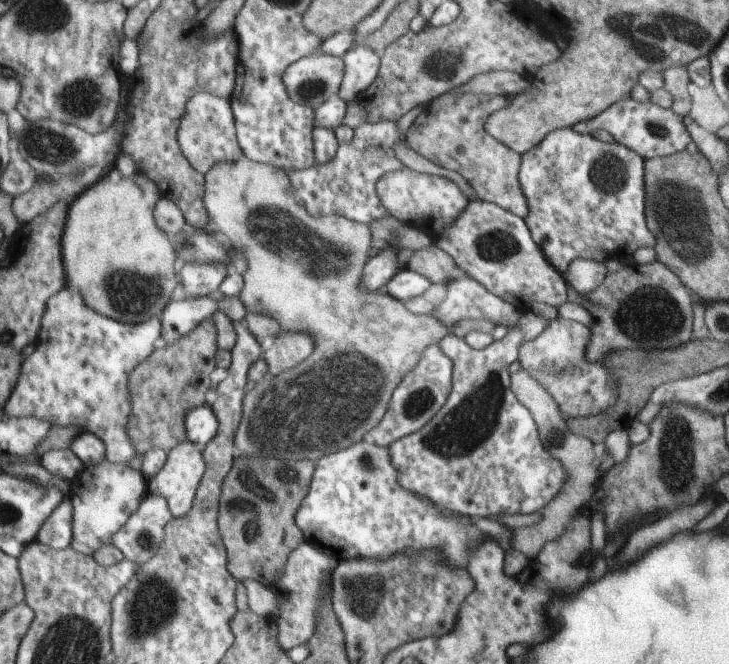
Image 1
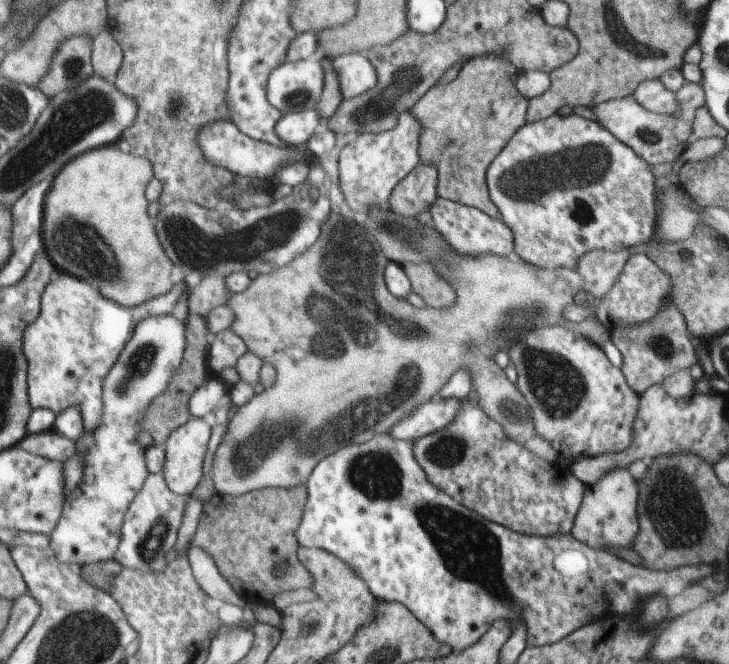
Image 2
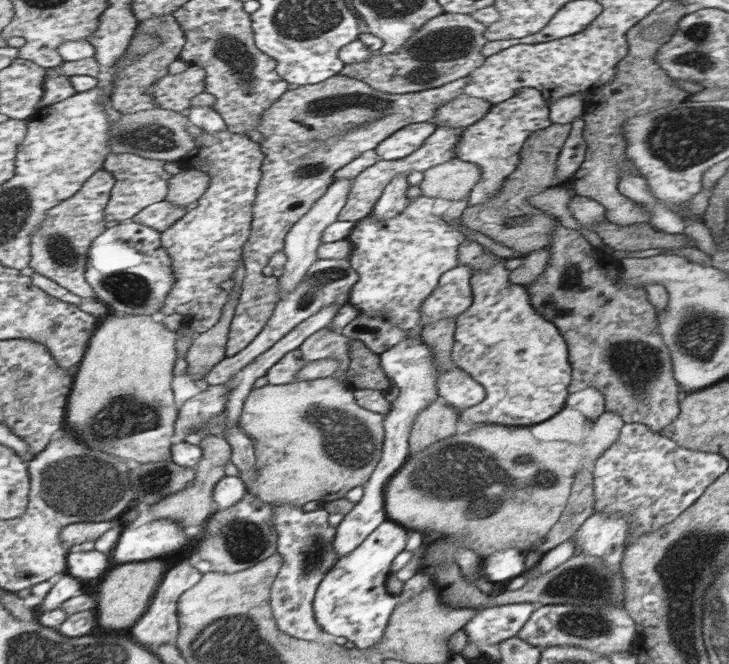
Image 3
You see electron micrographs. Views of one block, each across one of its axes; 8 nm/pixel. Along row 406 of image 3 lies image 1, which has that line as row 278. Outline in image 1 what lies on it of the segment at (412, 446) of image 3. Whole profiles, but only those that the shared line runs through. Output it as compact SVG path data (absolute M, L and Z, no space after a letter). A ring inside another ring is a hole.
M433 244L413 252L411 258L407 260L405 268L421 274L431 284L443 284L443 286L447 282L455 280L457 274L459 274L457 264L453 262L453 258L447 252L443 252L441 248L433 246Z

